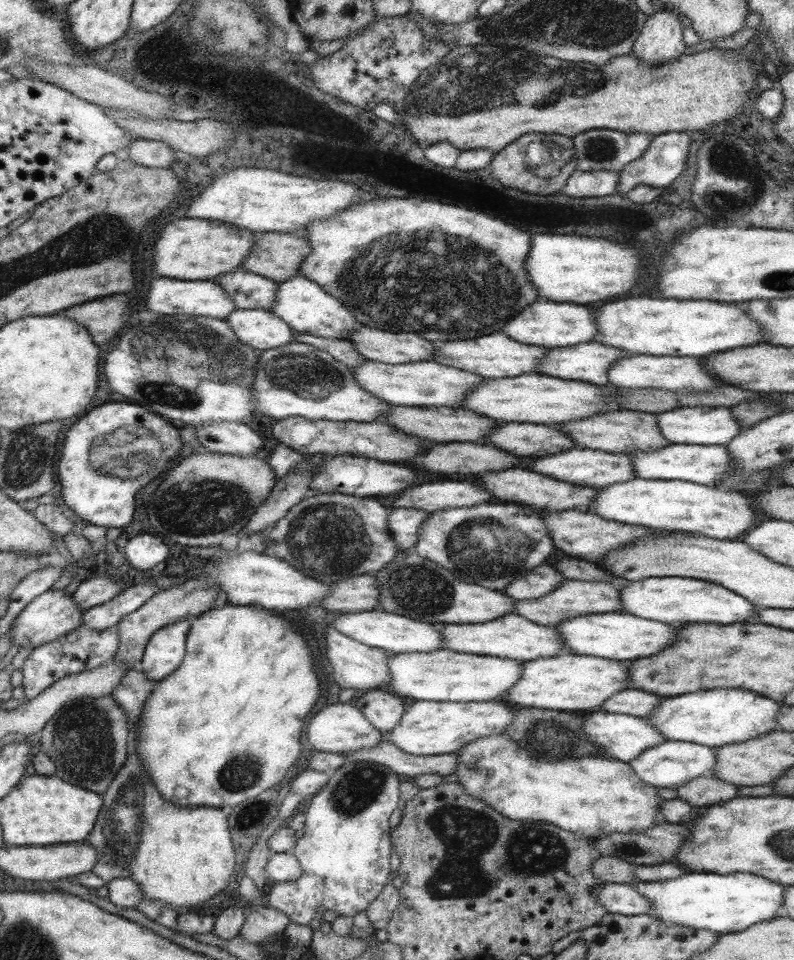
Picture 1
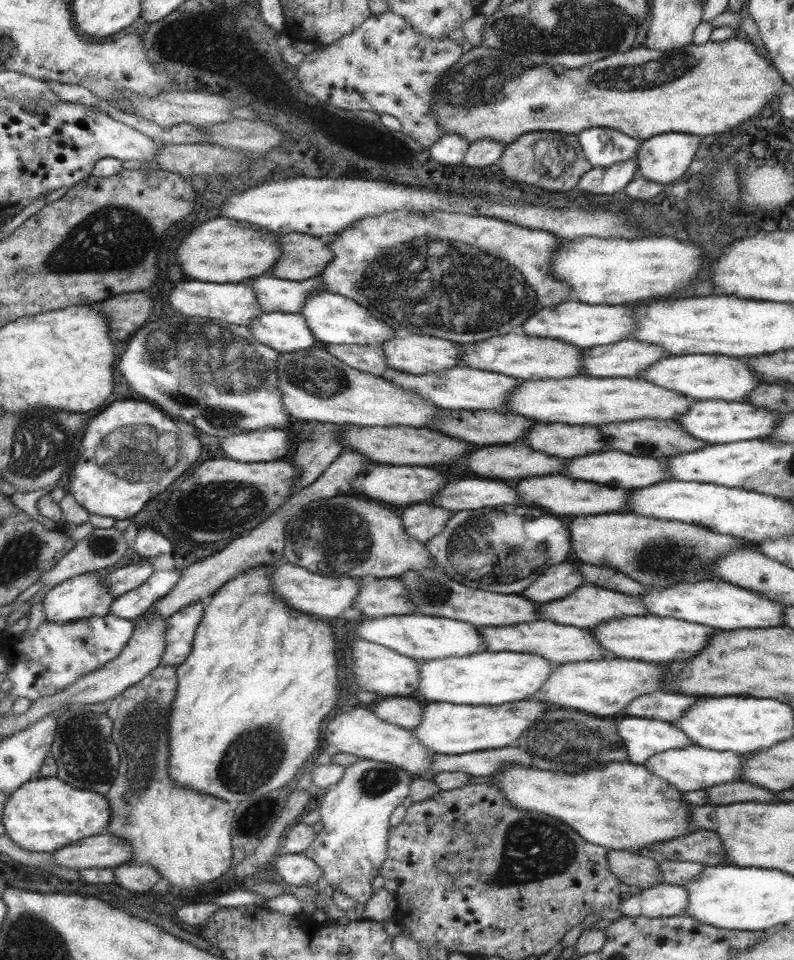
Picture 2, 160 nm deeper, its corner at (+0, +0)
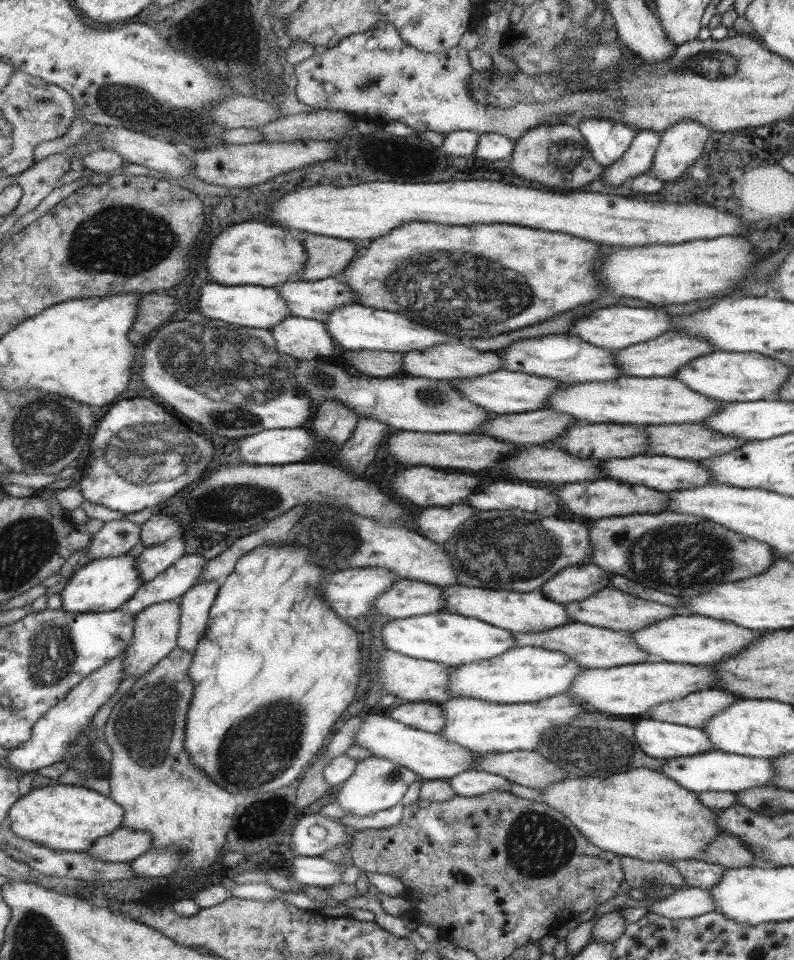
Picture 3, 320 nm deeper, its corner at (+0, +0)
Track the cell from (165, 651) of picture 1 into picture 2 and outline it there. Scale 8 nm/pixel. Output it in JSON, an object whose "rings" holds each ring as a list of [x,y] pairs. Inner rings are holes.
{"rings":[[[204,602],[183,606],[165,620],[165,649],[158,666],[178,666],[192,653],[193,636],[204,617]]]}

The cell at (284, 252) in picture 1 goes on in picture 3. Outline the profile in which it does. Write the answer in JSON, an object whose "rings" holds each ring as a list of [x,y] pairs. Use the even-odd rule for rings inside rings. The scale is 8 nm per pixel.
{"rings":[[[309,234],[301,242],[308,252],[308,260],[306,260],[306,264],[298,277],[301,281],[315,281],[337,277],[358,255],[357,246],[353,246],[353,242],[348,240]]]}

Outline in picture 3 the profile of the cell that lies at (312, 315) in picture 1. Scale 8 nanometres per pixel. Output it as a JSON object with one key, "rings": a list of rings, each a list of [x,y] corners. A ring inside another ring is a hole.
{"rings":[[[348,304],[343,308],[336,308],[322,322],[332,336],[336,344],[344,350],[370,350],[389,352],[411,352],[413,350],[425,350],[434,344],[463,341],[450,334],[437,329],[417,324],[406,316],[396,312],[381,309],[373,309],[361,304]]]}

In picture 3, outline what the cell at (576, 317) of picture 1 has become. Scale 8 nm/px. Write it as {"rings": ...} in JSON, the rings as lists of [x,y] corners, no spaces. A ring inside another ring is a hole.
{"rings":[[[615,305],[601,308],[593,314],[574,319],[568,333],[581,337],[581,340],[588,341],[589,344],[597,345],[599,348],[612,352],[667,334],[673,329],[670,320],[672,320],[672,316],[666,313],[665,308],[652,309]]]}

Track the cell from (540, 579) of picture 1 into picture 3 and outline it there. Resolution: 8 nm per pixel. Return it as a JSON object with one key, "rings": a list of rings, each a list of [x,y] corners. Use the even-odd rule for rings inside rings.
{"rings":[[[587,563],[564,568],[549,579],[540,591],[549,600],[565,606],[568,603],[585,600],[609,584],[610,574],[596,564]]]}

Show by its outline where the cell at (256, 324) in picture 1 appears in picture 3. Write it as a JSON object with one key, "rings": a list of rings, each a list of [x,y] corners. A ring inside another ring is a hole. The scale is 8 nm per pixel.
{"rings":[[[288,316],[270,328],[276,347],[297,360],[329,361],[335,352],[335,341],[326,326],[318,320]]]}

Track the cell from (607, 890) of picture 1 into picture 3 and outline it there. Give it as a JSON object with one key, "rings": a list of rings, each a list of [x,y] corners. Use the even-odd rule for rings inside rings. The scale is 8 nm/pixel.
{"rings":[[[684,886],[665,899],[652,900],[647,912],[660,914],[671,920],[693,918],[714,910],[709,891]]]}

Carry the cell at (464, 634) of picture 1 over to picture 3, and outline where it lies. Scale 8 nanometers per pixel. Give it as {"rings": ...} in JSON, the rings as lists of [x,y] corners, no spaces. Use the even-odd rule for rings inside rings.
{"rings":[[[572,622],[558,628],[545,630],[545,632],[516,633],[514,635],[516,647],[531,646],[561,652],[570,659],[577,661],[580,667],[585,669],[607,669],[621,666],[623,664],[641,664],[647,660],[647,653],[633,644],[632,638],[624,632],[613,629],[596,628],[592,625]]]}

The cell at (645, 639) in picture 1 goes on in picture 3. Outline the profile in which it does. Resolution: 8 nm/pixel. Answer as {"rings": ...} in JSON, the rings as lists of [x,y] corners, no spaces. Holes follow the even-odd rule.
{"rings":[[[677,614],[628,635],[632,638],[633,644],[637,644],[637,648],[641,648],[641,651],[647,654],[659,656],[663,662],[704,666],[719,664],[727,656],[741,652],[761,634],[763,632],[759,630],[739,628],[725,620],[713,620],[712,617],[693,616],[693,614]]]}

